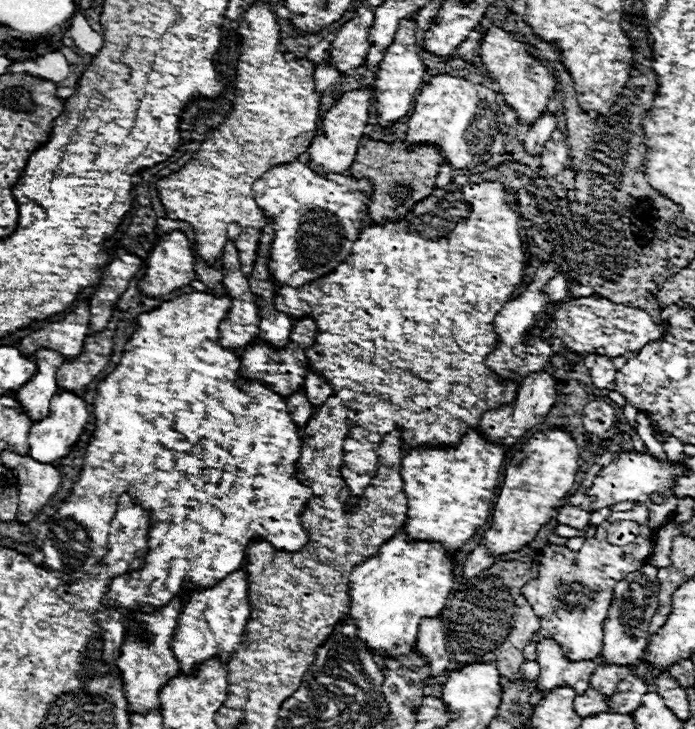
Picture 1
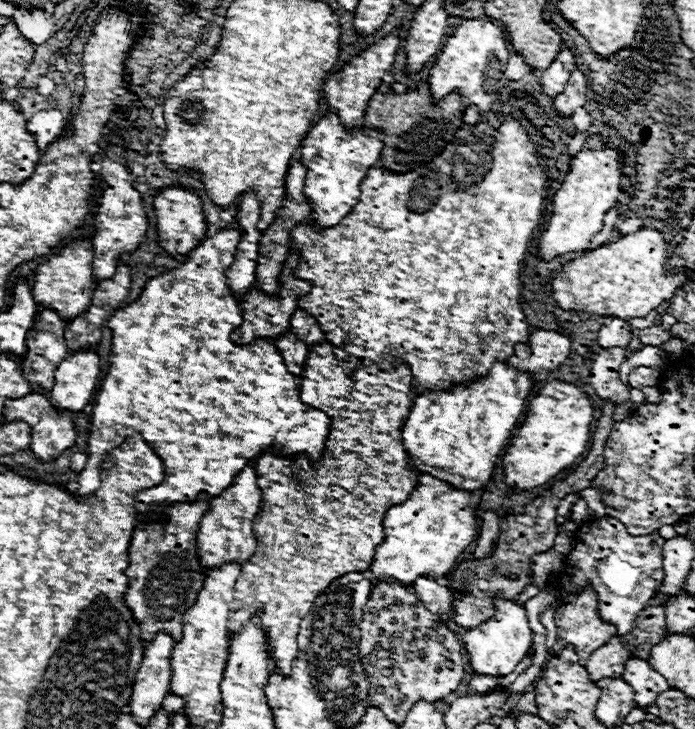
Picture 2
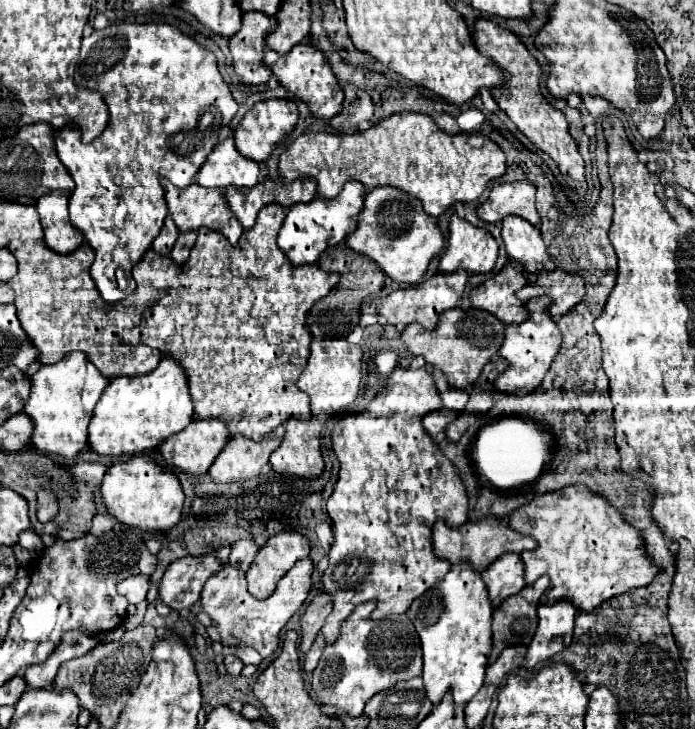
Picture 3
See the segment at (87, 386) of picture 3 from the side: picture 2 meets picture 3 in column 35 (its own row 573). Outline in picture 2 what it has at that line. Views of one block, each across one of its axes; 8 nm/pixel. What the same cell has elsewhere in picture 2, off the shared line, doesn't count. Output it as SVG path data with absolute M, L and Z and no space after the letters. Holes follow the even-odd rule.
M420 474L418 488L410 494L410 498L404 504L392 506L384 514L386 540L378 546L378 552L374 556L374 564L370 566L374 576L376 578L392 576L402 584L412 584L418 576L424 576L424 574L430 574L434 578L446 576L450 572L450 568L456 564L458 554L462 554L472 544L472 540L478 532L478 514L470 502L472 502L470 492L458 490L458 488L450 486L448 482L434 478L432 474Z

